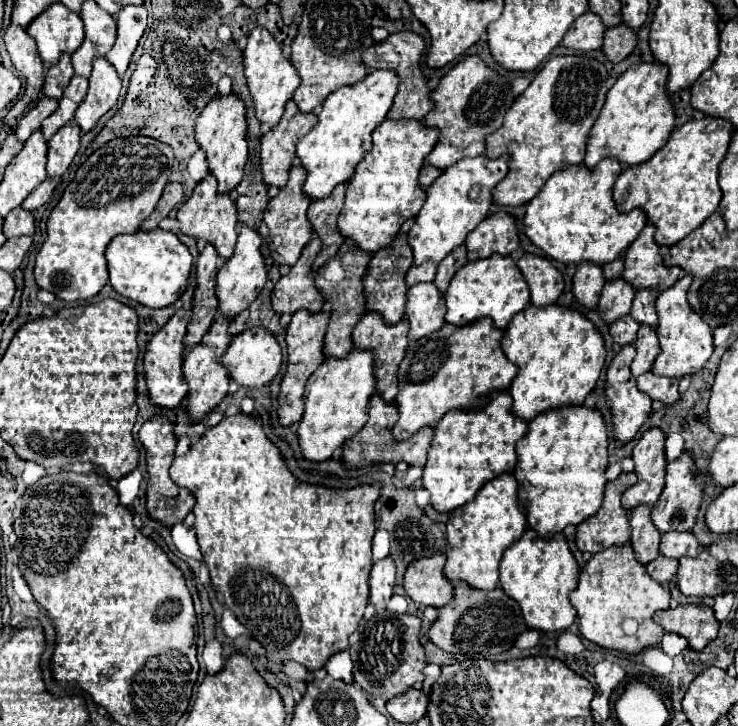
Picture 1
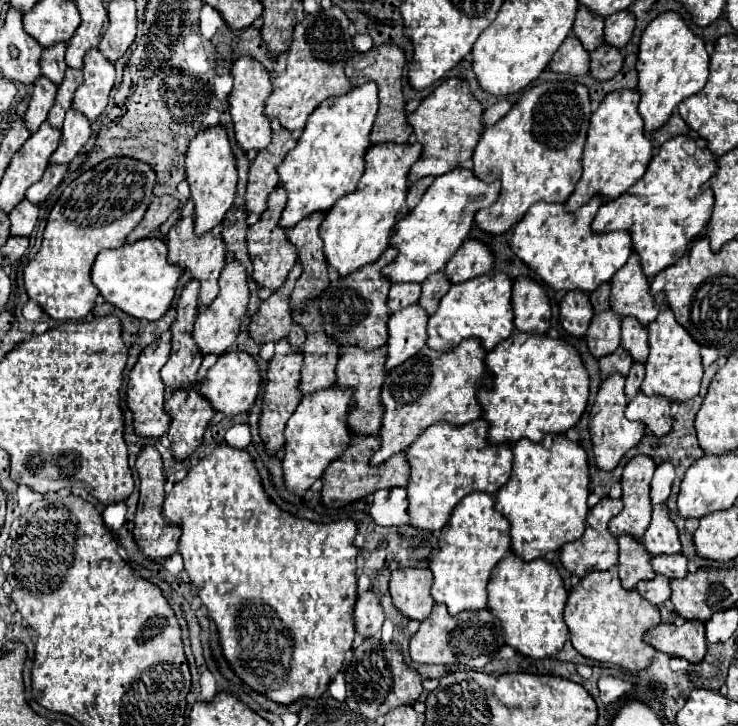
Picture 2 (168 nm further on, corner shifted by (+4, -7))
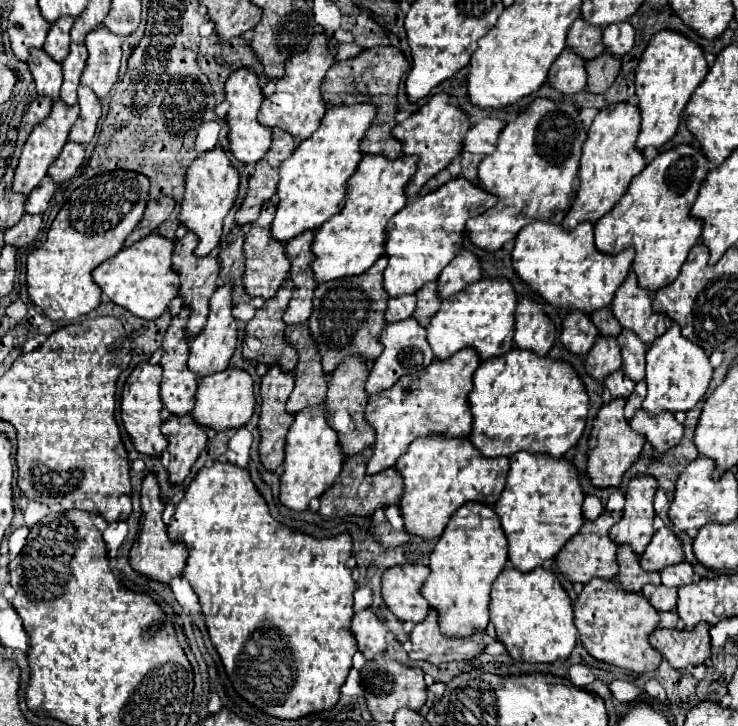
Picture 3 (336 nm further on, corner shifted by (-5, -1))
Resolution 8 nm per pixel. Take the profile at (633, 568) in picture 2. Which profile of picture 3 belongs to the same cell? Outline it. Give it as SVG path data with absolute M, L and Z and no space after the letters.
M626 544L618 546L618 582L626 592L640 592L646 584L660 584L658 572L644 572L638 564L638 556Z

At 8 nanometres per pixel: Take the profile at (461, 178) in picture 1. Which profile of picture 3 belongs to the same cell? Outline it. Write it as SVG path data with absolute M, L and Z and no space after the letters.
M452 178L436 192L408 202L386 226L384 254L388 266L384 270L384 290L388 296L404 296L418 292L426 282L438 280L440 272L460 252L466 220L492 208L496 198L466 178Z

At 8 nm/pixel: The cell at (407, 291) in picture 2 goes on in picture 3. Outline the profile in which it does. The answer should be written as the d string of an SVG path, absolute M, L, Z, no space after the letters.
M398 296L398 298L390 298L388 300L388 308L386 308L386 322L392 324L392 322L400 322L400 320L406 320L412 316L416 308L416 296Z

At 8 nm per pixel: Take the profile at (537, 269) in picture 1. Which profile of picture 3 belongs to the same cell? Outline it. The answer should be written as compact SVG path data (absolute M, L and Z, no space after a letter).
M520 298L516 306L516 332L514 344L516 348L530 350L538 356L546 356L554 344L554 324L542 312L542 306L530 298Z

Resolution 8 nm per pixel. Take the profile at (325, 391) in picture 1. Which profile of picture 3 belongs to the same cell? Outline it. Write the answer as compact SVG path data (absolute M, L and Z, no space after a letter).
M324 406L308 408L296 414L294 424L286 434L284 454L286 456L284 456L284 472L280 476L280 502L294 512L302 512L310 506L312 498L320 498L324 490L332 488L344 462L338 436L326 422Z

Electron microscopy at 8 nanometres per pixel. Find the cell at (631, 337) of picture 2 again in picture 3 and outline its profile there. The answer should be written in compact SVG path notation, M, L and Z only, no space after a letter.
M622 332L618 336L618 346L622 354L624 376L628 376L632 382L644 380L644 356L646 356L644 344L640 344L640 340L632 336L632 332Z

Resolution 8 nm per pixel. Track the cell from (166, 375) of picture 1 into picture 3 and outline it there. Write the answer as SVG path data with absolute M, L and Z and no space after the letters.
M142 362L138 364L132 374L128 376L124 388L122 388L122 398L120 398L120 418L124 422L124 428L134 444L134 448L140 452L140 454L146 454L146 456L152 456L152 458L158 458L162 456L162 452L166 450L166 442L162 432L160 432L160 426L162 426L162 420L160 420L160 366L152 366L148 362Z

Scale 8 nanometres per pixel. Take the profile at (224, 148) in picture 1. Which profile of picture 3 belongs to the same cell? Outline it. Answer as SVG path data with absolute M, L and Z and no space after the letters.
M214 148L212 152L198 156L194 164L186 170L186 192L180 202L178 222L198 236L194 256L208 256L218 246L222 236L222 220L230 212L238 196L238 182L238 172L234 170L228 154L222 148Z

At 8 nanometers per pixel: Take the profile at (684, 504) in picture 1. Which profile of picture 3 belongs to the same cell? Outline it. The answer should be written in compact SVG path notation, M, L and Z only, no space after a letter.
M662 528L654 534L652 542L648 544L644 556L640 558L640 566L646 572L662 572L666 566L682 562L684 552L680 540L674 536L672 530Z

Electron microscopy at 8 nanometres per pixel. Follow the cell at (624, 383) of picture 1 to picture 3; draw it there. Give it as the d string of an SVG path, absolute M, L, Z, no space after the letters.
M612 400L610 404L602 406L592 432L588 440L588 466L586 466L586 476L596 488L618 488L622 482L624 472L638 460L644 438L636 432L632 432L630 424L624 420L624 400Z

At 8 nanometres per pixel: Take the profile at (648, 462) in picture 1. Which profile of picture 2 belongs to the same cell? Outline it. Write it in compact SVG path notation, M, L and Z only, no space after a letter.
M637 454L625 464L621 478L625 506L609 522L609 530L615 538L619 538L621 534L633 534L635 538L643 538L651 522L649 484L653 472L655 472L655 462L645 454Z

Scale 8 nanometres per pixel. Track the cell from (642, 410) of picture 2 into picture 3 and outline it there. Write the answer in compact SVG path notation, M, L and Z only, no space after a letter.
M640 408L632 418L630 426L634 432L642 434L650 442L650 446L658 452L668 452L682 440L682 424L678 424L670 412L664 412L664 416L656 416L656 420L652 420Z

